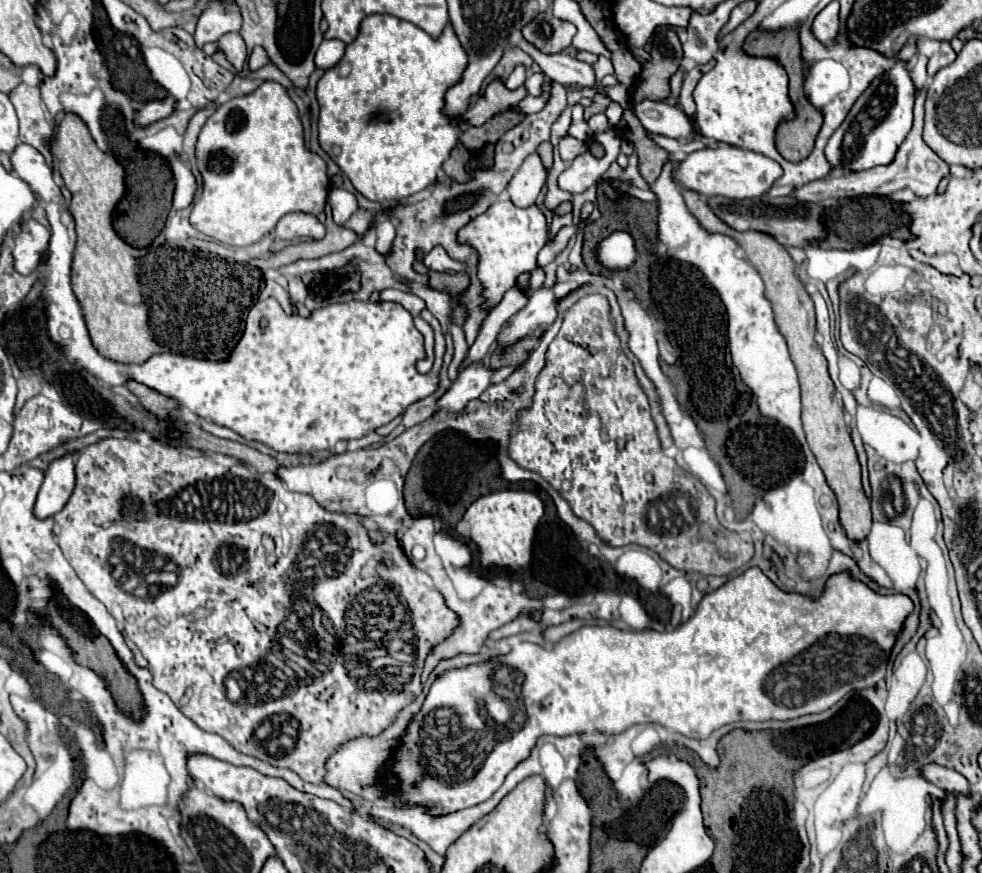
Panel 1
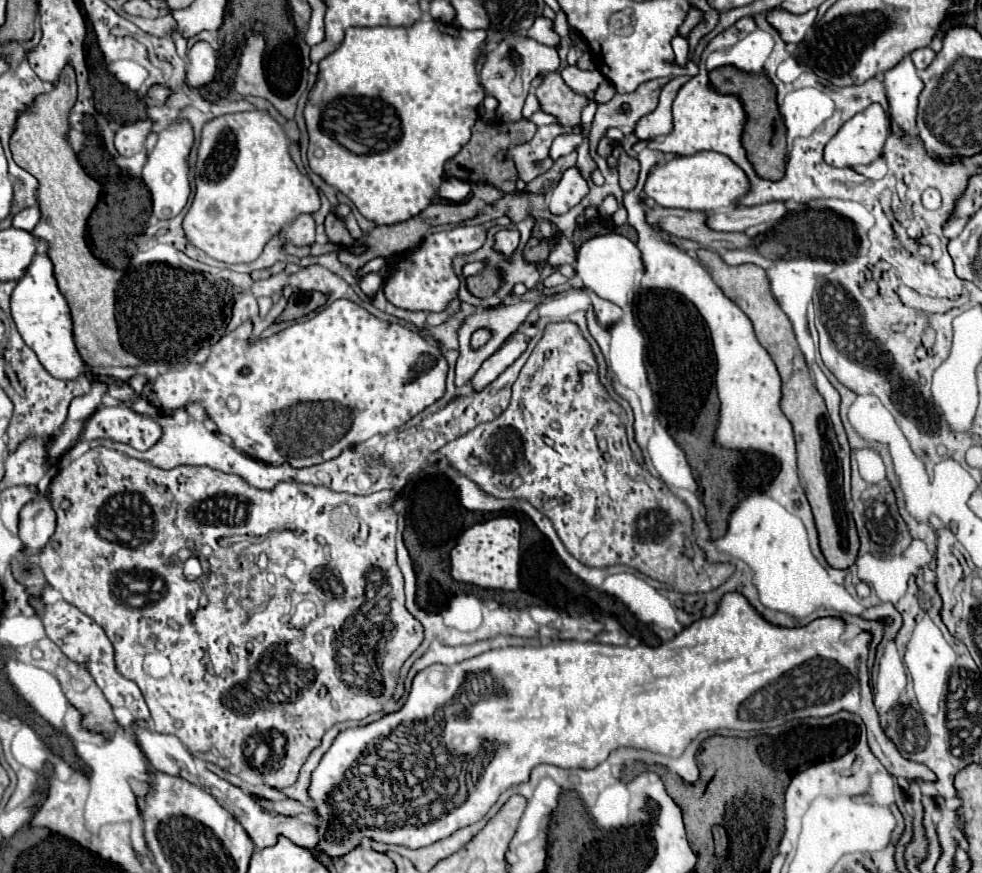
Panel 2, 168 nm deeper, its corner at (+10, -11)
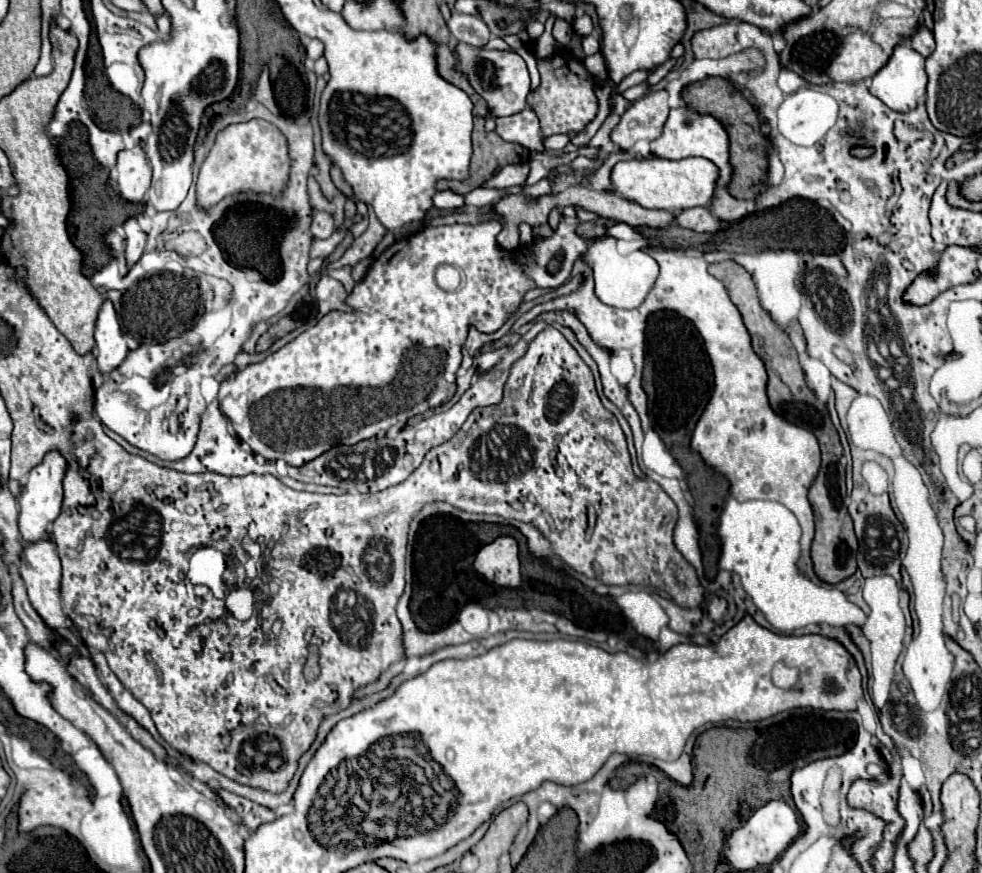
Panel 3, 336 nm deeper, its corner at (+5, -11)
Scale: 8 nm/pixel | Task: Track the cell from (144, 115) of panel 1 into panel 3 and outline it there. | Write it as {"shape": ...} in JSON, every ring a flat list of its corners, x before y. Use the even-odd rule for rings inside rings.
{"shape":[[140,145,118,153,118,191,126,201,144,201,150,187,150,163]]}

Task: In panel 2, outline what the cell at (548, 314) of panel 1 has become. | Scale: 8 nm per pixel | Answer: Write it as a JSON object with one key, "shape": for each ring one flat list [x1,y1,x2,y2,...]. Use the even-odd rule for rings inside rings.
{"shape":[[523,333,513,335,511,339,507,339,483,365,481,369,475,373,475,377,471,379,471,385,475,391,481,391,485,385,489,385,493,379,497,379,497,375,501,375,501,371,505,371,509,365,515,363,515,359,527,349,527,341]]}

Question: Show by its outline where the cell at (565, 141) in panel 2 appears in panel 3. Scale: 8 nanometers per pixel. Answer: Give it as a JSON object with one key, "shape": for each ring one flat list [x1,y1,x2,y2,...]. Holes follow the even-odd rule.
{"shape":[[516,163,516,165,506,165,496,177,484,183,484,187,492,189,510,189,514,185,522,185,530,173,528,163]]}

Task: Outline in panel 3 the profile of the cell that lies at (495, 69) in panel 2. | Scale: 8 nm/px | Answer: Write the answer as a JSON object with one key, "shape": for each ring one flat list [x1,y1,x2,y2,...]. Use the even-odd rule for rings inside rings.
{"shape":[[458,43,456,59,458,59,458,69,468,75,470,85,488,101,488,107,490,111,494,109,496,117,510,117,528,107,526,97,530,93,530,73,526,61,516,51,510,49,488,51,488,49,470,47,466,43]]}

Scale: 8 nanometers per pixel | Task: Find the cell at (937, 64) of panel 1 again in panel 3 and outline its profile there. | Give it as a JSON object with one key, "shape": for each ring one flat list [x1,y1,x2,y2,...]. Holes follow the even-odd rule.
{"shape":[[920,23,918,33,914,33,914,35,910,37,908,45,926,59,926,57,930,57,930,55,934,53,934,35,924,27,924,23]]}

